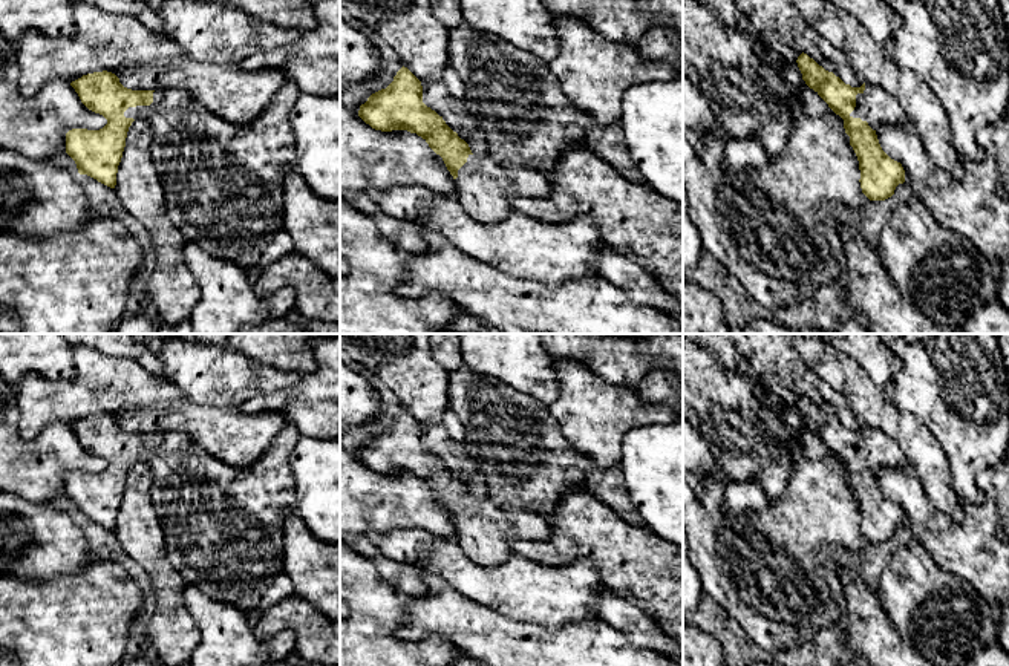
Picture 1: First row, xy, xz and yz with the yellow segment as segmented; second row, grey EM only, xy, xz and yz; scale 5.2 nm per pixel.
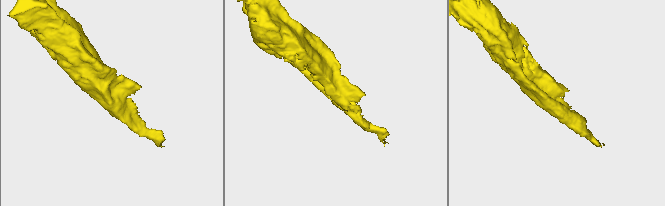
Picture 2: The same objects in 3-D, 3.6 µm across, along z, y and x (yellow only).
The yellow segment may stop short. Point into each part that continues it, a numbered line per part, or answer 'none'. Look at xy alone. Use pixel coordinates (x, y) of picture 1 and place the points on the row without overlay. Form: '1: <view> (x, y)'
1: xy (164, 443)

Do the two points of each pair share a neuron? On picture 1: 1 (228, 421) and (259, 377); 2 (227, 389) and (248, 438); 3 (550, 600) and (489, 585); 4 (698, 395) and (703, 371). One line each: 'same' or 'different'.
1: same
2: same
3: same
4: same

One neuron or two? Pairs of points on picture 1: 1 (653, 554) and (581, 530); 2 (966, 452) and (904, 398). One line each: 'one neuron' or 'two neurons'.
1: one neuron
2: one neuron

